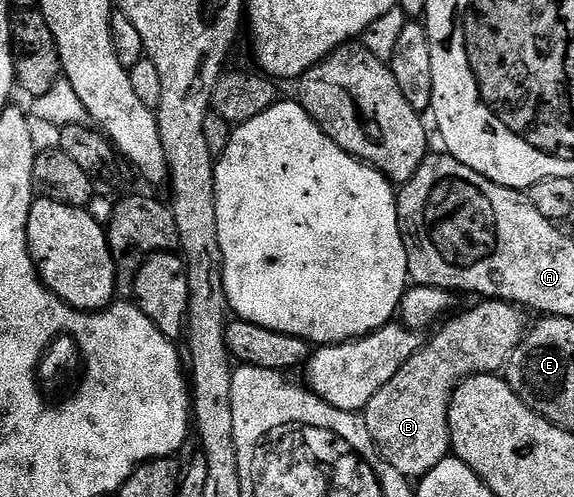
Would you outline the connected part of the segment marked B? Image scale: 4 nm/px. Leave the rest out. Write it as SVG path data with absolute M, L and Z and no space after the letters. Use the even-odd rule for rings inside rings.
M499 301L477 303L480 304L462 312L457 319L449 318L443 324L445 327L429 343L427 340L410 357L410 361L406 361L406 365L402 365L402 369L398 369L398 373L394 373L394 377L390 377L390 381L386 381L386 385L382 385L382 389L378 389L378 393L374 393L374 397L370 397L370 401L364 406L362 414L370 429L370 437L380 450L380 456L410 481L419 480L430 473L430 469L434 469L438 461L449 458L452 438L448 432L448 406L456 386L472 375L503 372L508 366L512 350L526 334L526 322L520 316L522 311L519 306Z

